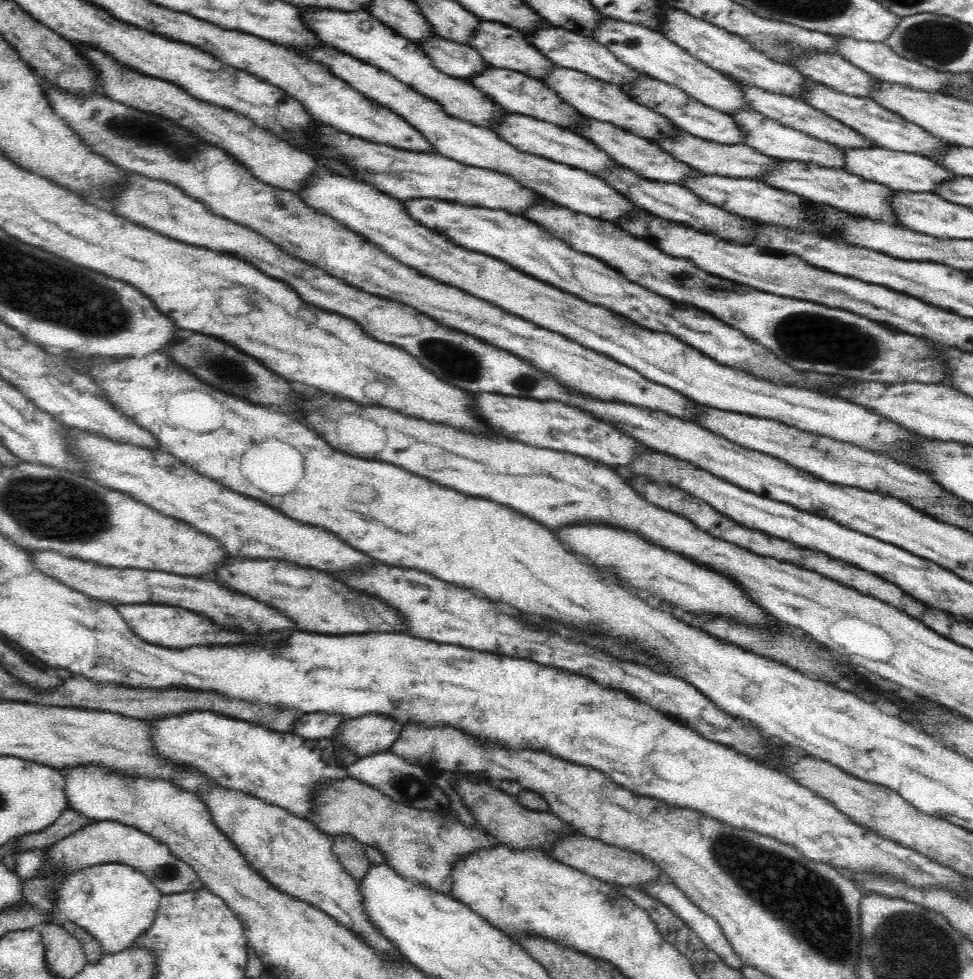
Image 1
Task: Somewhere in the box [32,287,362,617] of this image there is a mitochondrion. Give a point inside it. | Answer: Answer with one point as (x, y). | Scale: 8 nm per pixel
(244, 381)

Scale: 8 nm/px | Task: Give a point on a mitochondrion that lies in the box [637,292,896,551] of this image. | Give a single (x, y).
(853, 350)

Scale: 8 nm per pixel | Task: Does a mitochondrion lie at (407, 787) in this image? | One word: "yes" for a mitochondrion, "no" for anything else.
yes

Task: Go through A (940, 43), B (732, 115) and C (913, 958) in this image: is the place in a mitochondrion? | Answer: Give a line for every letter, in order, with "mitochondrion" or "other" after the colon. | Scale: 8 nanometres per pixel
A: mitochondrion
B: other
C: mitochondrion

